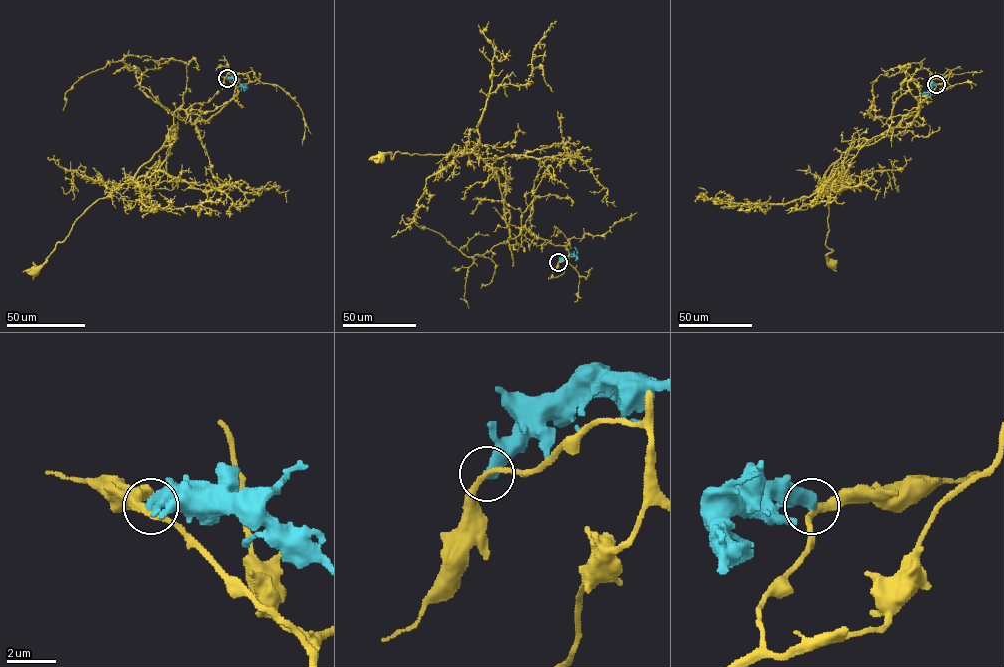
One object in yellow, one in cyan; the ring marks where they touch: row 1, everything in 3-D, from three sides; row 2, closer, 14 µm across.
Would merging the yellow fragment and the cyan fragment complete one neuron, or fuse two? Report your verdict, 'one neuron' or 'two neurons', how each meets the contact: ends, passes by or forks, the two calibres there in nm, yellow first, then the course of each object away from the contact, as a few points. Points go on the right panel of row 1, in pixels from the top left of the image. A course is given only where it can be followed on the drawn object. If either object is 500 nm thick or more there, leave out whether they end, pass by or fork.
two neurons; calibres 240 and 500 nm; course yellow (936, 84), (911, 124), (900, 126), (910, 113), (879, 136), (846, 150), (824, 174), (825, 245), (831, 261); course cyan (936, 84), (931, 85), (928, 93), (921, 94)

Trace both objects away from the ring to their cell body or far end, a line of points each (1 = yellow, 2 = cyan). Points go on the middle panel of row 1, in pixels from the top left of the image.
1: (558, 262), (568, 258), (565, 246), (525, 226), (510, 237), (496, 172), (472, 149), (381, 157)
2: (558, 262), (565, 257), (576, 256), (574, 247)

